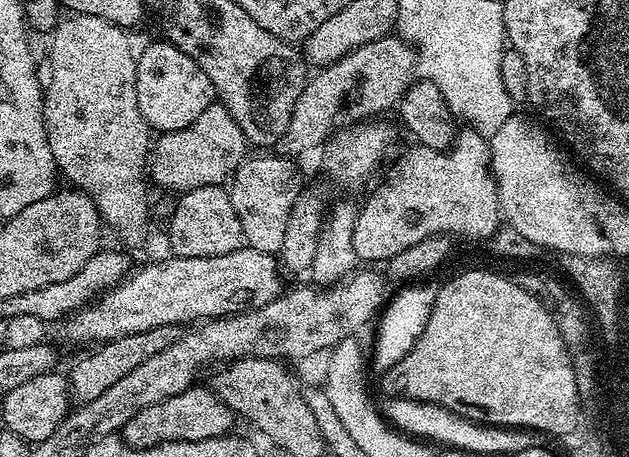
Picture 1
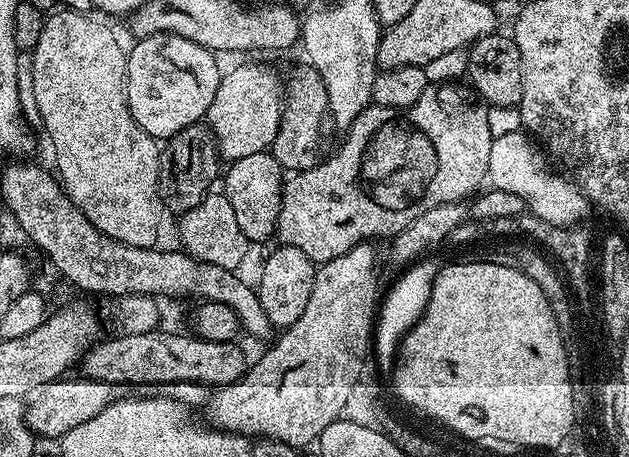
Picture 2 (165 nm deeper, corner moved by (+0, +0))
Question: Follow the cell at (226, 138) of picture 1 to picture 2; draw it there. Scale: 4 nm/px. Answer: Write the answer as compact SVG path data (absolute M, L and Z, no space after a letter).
M240 64L229 72L227 69L220 77L218 91L206 117L220 156L231 162L269 151L280 130L281 109L282 80L280 84L274 69L264 64Z

